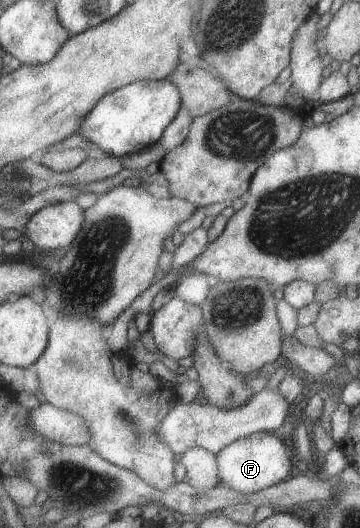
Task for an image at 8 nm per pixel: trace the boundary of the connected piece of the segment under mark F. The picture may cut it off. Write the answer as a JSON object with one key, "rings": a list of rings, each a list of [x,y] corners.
{"rings":[[[259,431],[237,439],[216,454],[221,484],[249,499],[257,491],[280,483],[295,473],[291,468],[291,451],[291,448],[287,449],[287,442],[273,431]]]}

